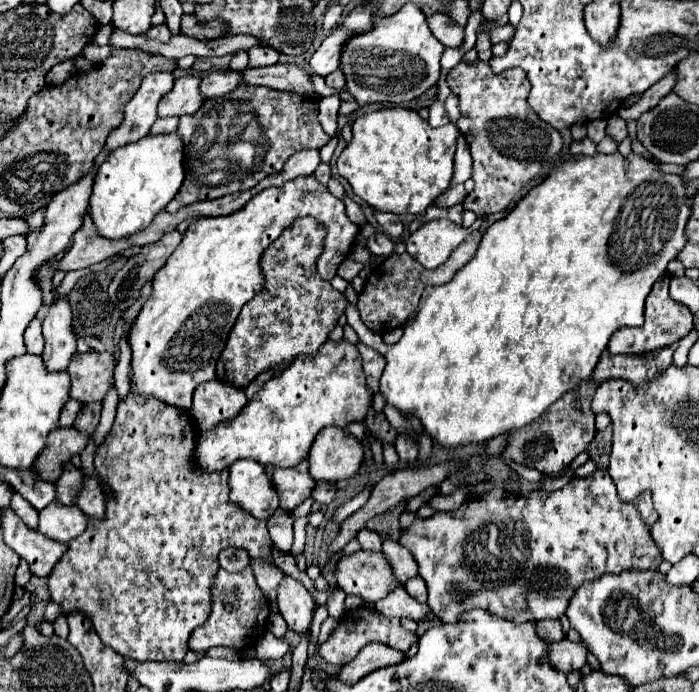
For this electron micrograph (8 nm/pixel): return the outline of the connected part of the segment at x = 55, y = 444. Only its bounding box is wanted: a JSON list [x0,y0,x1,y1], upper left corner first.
[33,428,87,482]

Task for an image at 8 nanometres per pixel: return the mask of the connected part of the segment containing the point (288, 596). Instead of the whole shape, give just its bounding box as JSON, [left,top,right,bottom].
[277,576,315,636]

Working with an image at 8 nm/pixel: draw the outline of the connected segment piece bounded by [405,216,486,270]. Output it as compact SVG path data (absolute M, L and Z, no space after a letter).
M486 216L477 217L471 228L453 224L449 220L425 222L417 232L413 232L405 244L407 252L425 268L433 270L441 266L449 254L475 230L478 230Z

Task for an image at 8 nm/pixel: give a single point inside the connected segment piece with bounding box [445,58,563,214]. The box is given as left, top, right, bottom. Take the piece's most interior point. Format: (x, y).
(510, 146)

